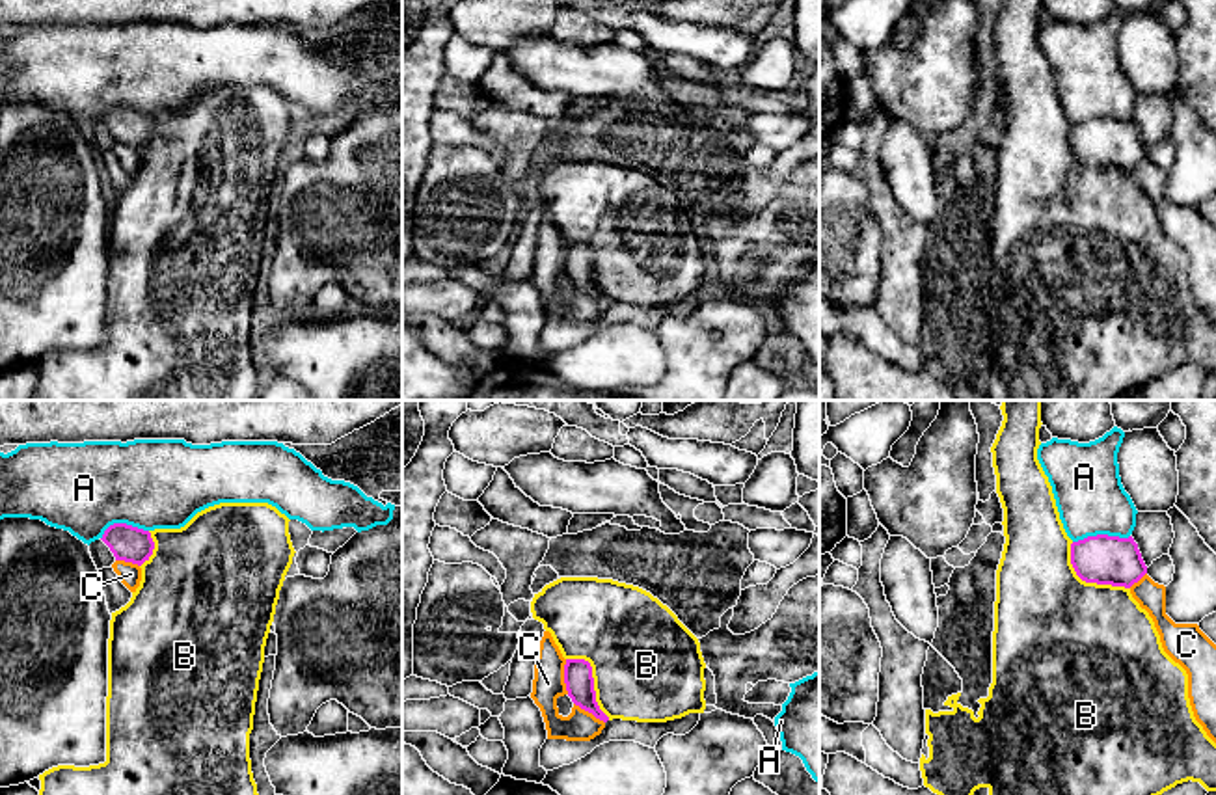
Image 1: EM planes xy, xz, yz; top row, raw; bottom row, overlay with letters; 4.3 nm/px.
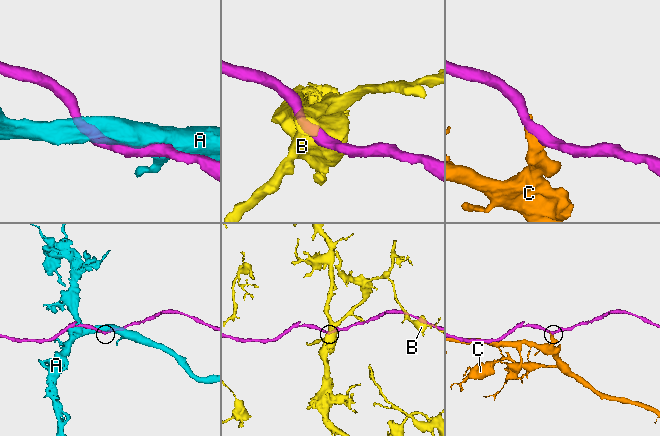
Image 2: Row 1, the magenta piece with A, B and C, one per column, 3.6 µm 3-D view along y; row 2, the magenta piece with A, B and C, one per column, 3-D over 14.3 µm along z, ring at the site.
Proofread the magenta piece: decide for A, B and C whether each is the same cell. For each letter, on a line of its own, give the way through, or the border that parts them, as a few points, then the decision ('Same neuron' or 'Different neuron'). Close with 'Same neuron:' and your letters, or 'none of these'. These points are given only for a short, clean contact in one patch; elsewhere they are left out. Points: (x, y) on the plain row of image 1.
A: Different neuron
B: Different neuron
C: Different neuron
Same neuron: none of these

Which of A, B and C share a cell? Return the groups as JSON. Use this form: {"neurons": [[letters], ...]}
{"neurons": [["A"], ["B"], ["C"]]}

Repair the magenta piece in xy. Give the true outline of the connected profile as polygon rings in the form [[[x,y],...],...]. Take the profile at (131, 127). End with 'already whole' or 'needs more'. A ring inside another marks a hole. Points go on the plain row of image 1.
[[[114,106],[110,108],[101,121],[115,143],[125,143],[142,149],[153,138],[155,125],[149,114],[127,108]]]; already whole

